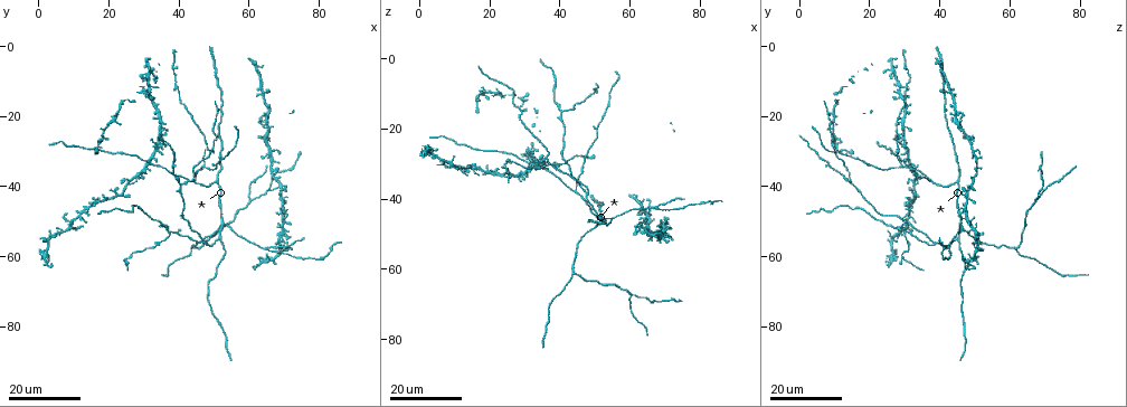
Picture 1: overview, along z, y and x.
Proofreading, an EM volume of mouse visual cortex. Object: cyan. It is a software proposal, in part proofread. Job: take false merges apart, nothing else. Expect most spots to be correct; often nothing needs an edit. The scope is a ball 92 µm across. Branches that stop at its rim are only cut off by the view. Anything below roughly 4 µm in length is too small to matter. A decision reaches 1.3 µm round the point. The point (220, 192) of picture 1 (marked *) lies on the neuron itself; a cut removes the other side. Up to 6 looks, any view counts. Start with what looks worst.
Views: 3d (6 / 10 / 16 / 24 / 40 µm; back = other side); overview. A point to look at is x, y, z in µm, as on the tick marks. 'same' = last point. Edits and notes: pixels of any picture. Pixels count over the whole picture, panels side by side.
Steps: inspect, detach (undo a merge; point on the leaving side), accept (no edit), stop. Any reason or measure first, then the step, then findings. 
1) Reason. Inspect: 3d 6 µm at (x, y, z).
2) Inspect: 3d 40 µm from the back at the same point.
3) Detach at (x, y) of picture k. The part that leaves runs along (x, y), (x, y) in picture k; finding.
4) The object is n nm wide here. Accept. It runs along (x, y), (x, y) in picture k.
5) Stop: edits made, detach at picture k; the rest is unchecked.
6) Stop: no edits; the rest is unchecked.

Three-way junction. Inspect: 3d 24 µm at (65.0, 57.5, 42.5).

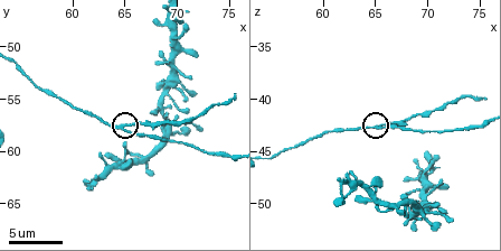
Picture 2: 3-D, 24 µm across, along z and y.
Inspect: 3d 10 µm at (65.4, 57.8, 42.6).

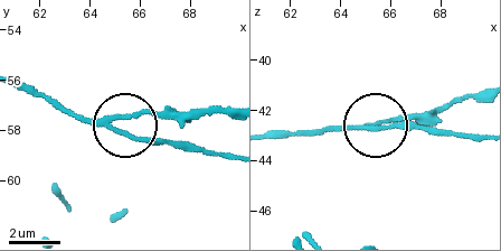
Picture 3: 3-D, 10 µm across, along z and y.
Inspect: 3d 6 µm at (65.2, 57.8, 42.7).

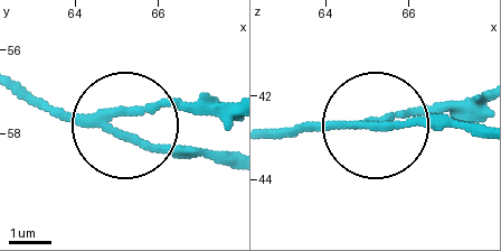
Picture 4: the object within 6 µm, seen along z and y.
Detach at (141, 109) of picture 4. The part that leaves runs along (84, 117), (229, 105) in picture 4; two neurons meet here.

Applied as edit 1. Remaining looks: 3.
Three-way junction. Inspect: 3d 16 µm at (24.0, 61.0, 30.0).

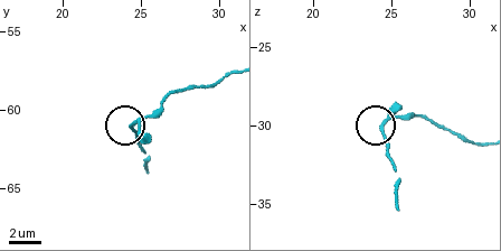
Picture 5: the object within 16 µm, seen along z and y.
Inspect: 3d 6 µm at (24.4, 61.0, 30.0).

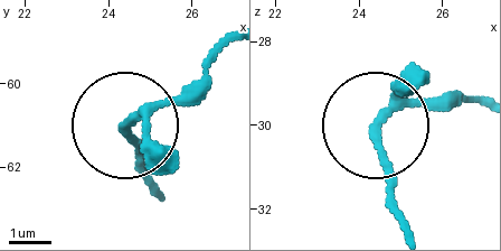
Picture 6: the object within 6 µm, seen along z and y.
3 arms meet here. Accept. All the same neuron.

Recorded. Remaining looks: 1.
Stop: edits made, detach at picture 4; the rest is unchecked.

